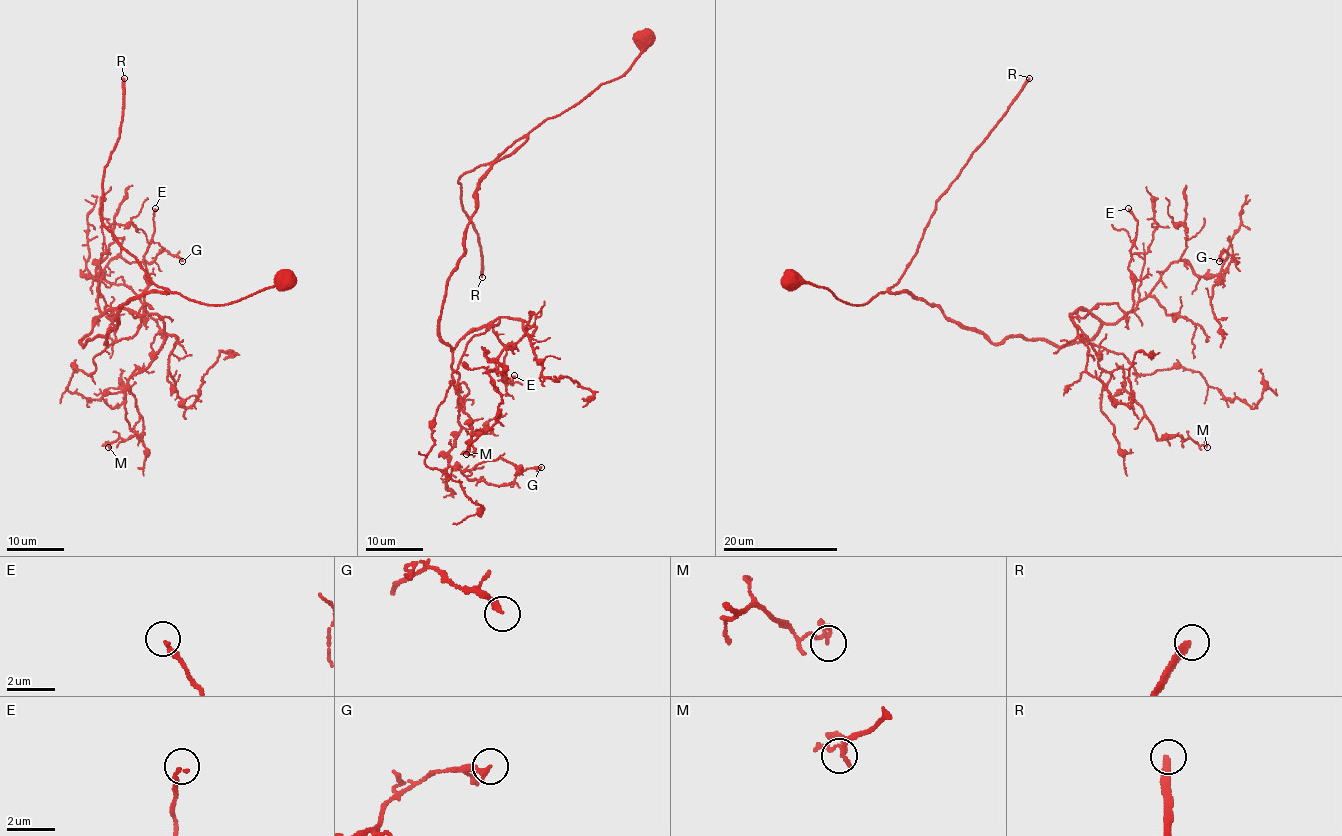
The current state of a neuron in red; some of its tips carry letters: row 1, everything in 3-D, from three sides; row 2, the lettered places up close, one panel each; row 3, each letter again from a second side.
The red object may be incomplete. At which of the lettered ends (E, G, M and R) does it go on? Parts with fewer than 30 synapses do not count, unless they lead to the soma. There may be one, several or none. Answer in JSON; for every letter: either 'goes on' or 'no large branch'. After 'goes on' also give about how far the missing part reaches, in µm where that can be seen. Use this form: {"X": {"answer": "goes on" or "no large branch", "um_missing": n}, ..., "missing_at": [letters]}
{"E": {"answer": "no large branch"}, "G": {"answer": "no large branch"}, "M": {"answer": "no large branch"}, "R": {"answer": "goes on", "um_missing": 200}, "missing_at": ["R"]}

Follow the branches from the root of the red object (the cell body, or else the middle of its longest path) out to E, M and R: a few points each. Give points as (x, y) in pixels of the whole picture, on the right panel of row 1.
E: (791, 278), (849, 304), (909, 293), (992, 343), (1065, 345), (1099, 328), (1082, 307), (1132, 308), (1128, 208)
M: (791, 278), (849, 304), (909, 293), (992, 343), (1089, 340), (1082, 307), (1155, 435), (1207, 447)
R: (791, 278), (798, 274), (849, 304), (865, 304), (892, 287), (915, 255), (936, 200), (1029, 78)

